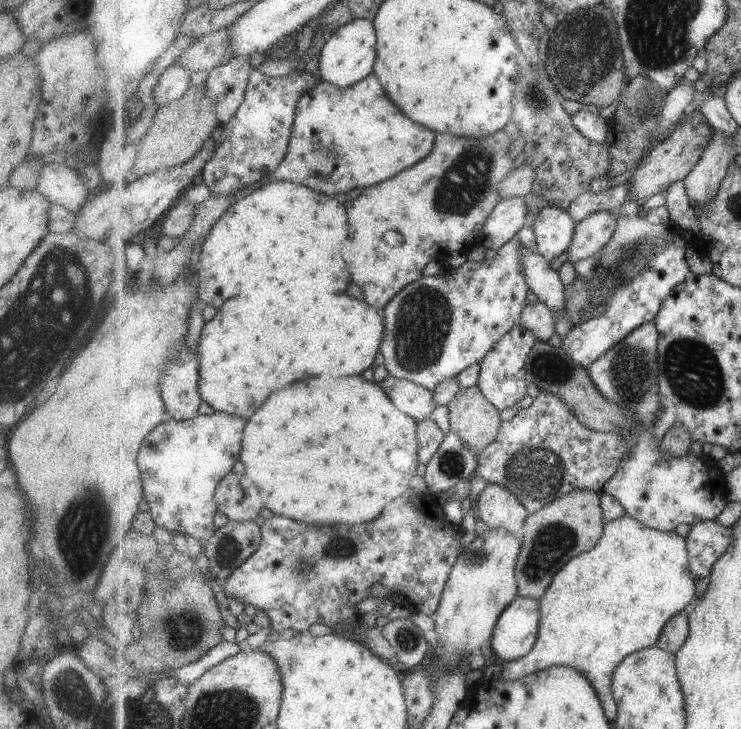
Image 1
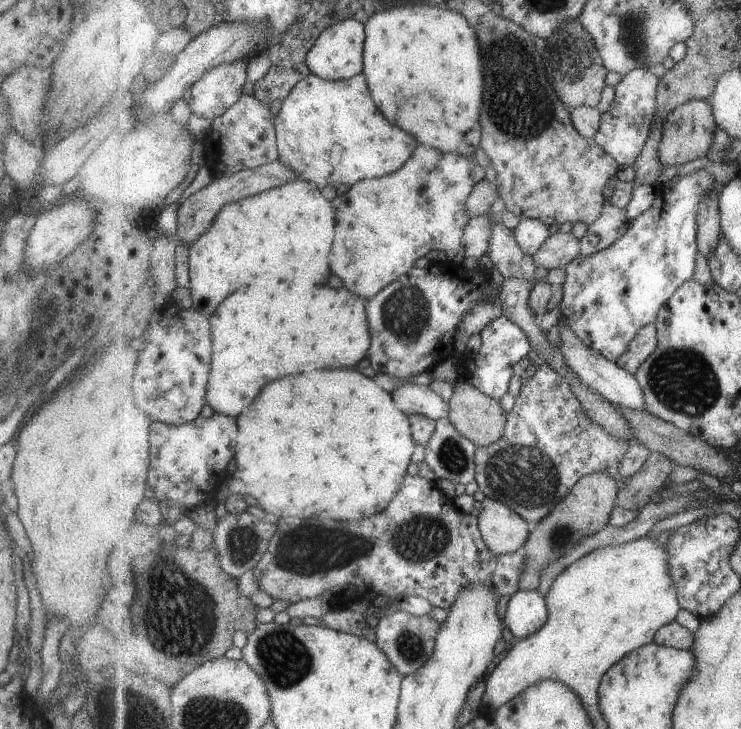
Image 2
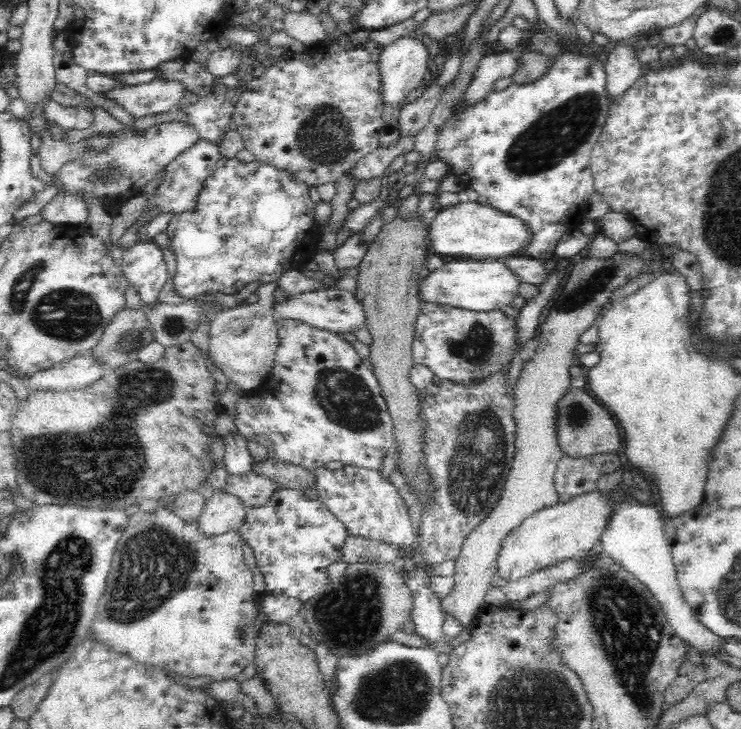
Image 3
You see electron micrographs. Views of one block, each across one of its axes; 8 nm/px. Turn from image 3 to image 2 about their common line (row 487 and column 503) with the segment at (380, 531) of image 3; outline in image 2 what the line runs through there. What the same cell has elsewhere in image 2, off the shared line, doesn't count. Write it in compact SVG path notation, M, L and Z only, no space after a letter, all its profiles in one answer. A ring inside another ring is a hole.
M505 315L488 323L481 330L480 338L482 339L480 349L474 360L469 362L472 367L469 383L482 390L487 396L499 400L509 390L509 380L515 375L513 365L523 358L529 359L531 357L529 354L532 347L531 340L529 340L529 336L527 336L527 332L523 328L519 328Z

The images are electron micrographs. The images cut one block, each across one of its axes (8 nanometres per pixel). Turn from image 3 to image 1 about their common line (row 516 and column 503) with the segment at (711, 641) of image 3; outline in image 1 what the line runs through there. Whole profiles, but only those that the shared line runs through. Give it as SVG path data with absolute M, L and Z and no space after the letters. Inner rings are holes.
M519 595L499 618L490 640L494 654L504 663L527 656L540 637L542 620L540 600Z

